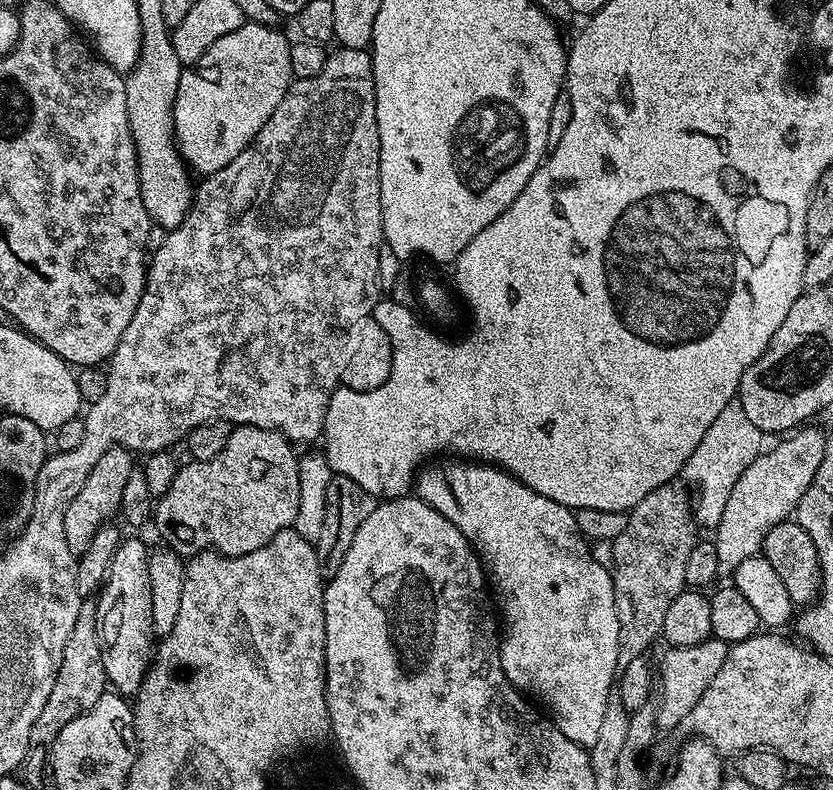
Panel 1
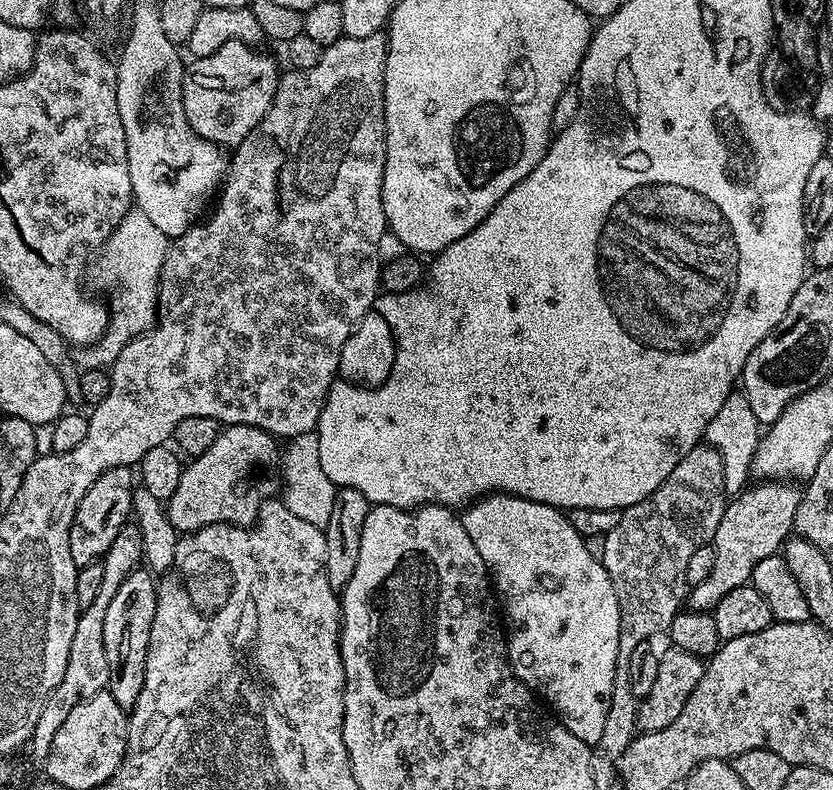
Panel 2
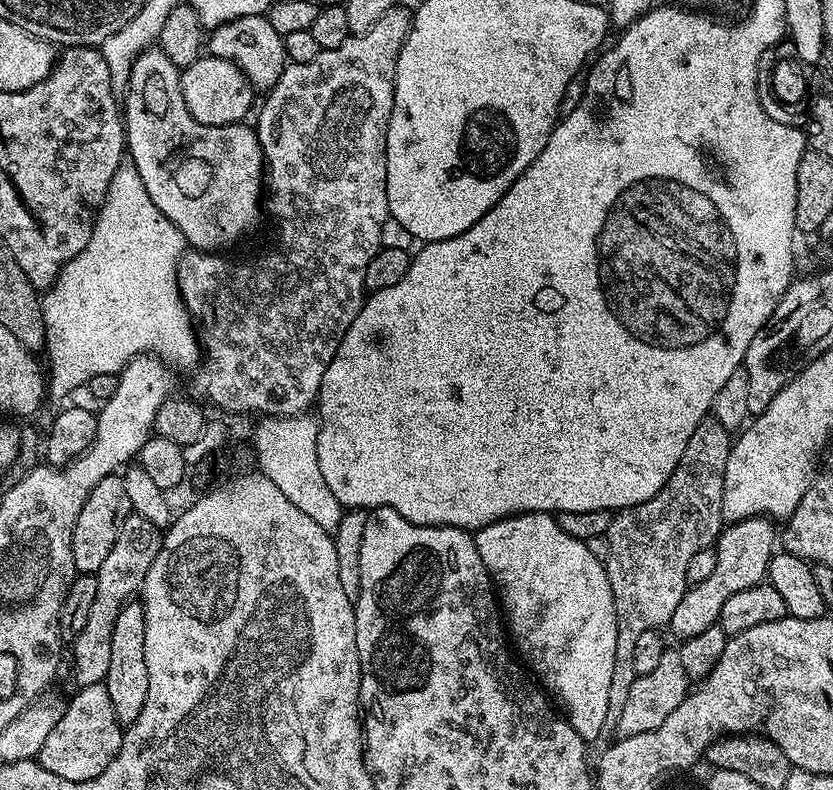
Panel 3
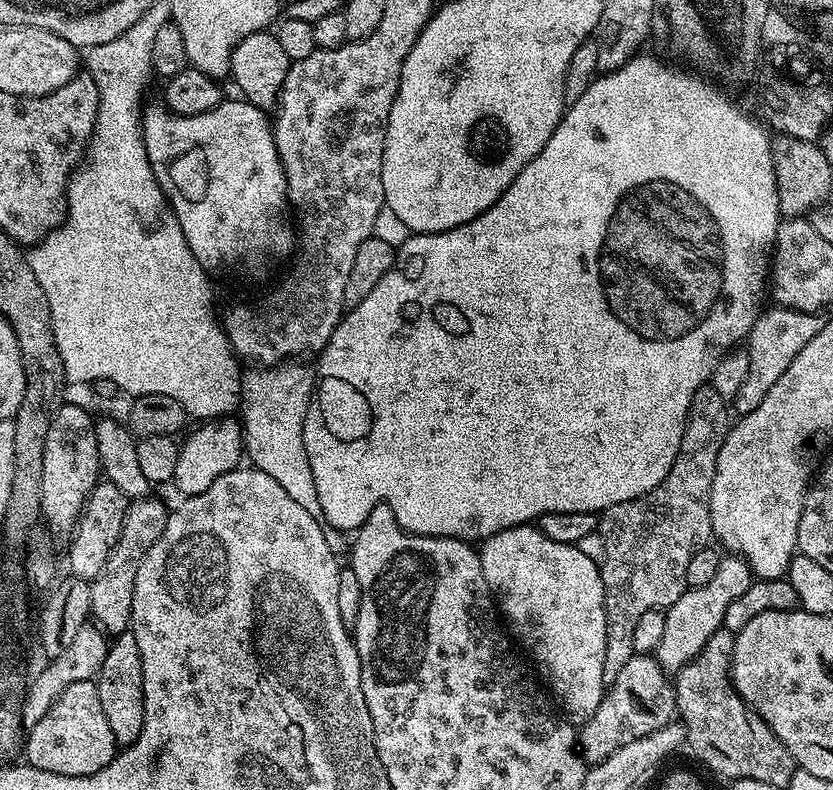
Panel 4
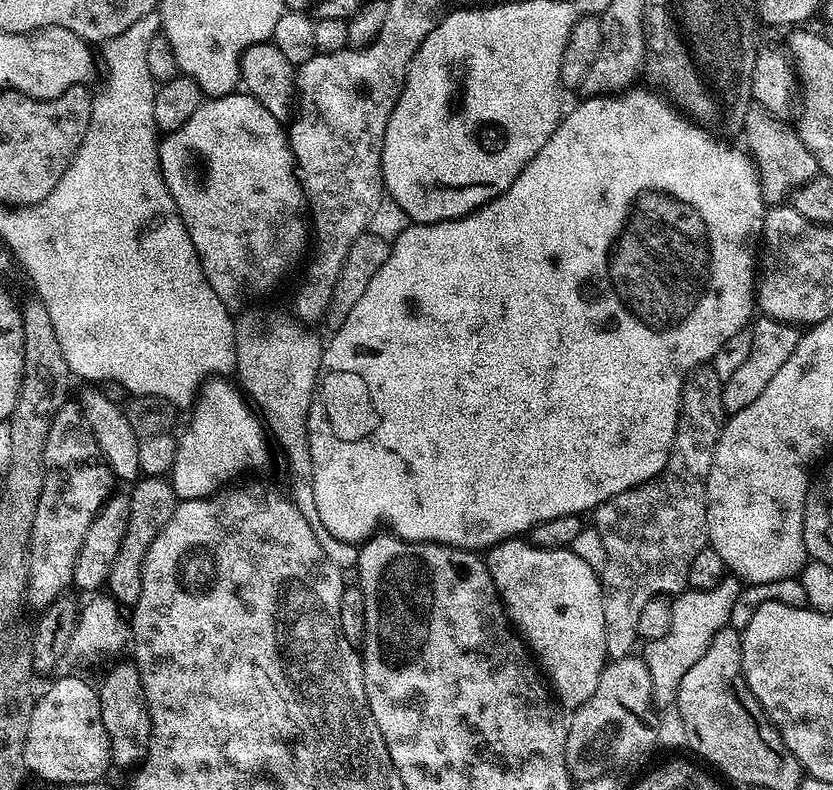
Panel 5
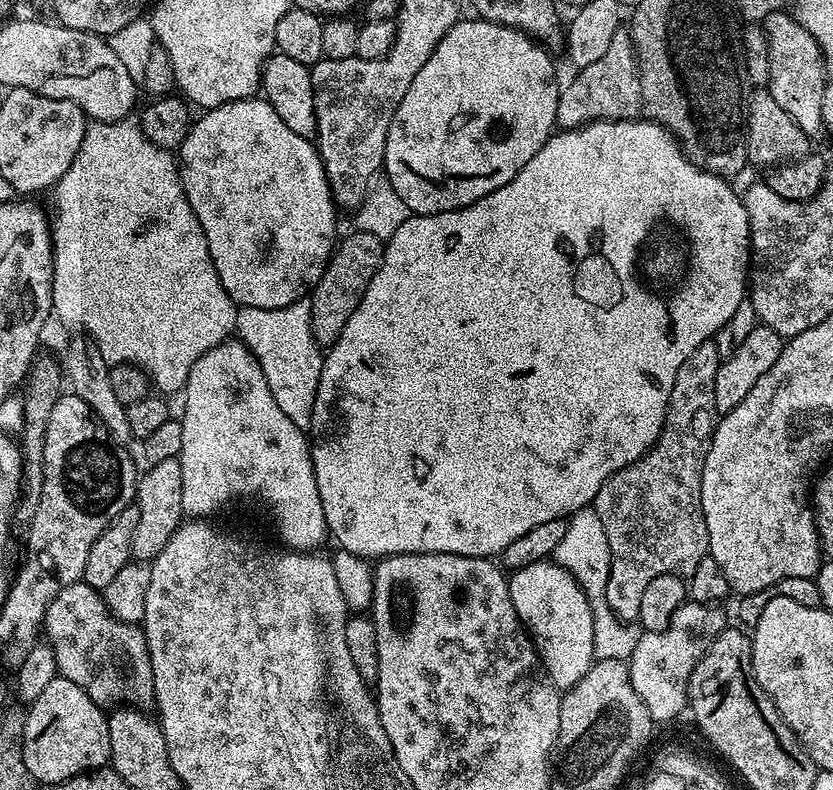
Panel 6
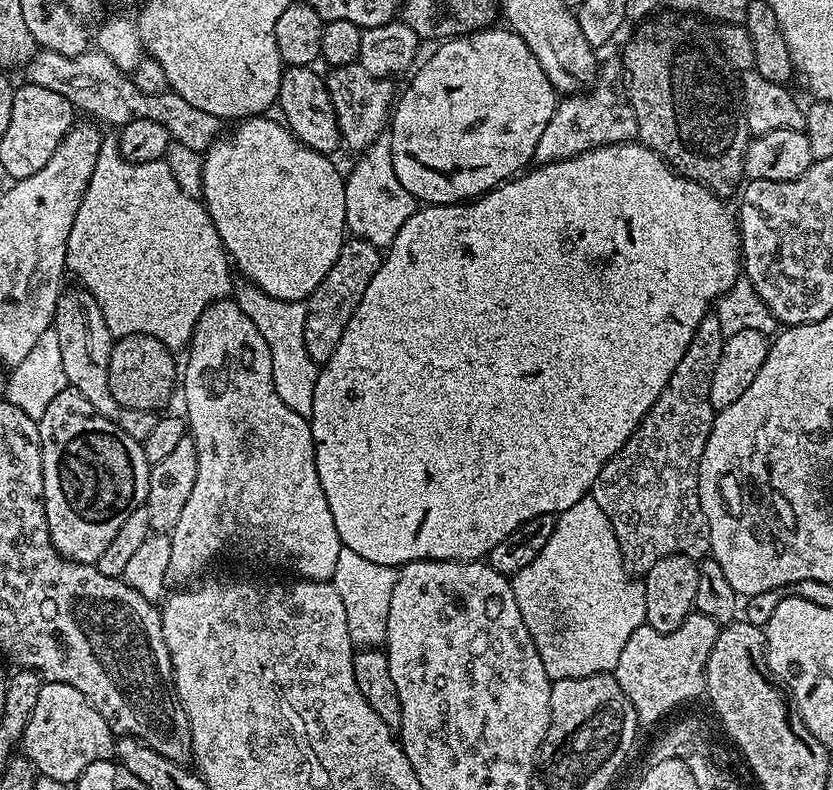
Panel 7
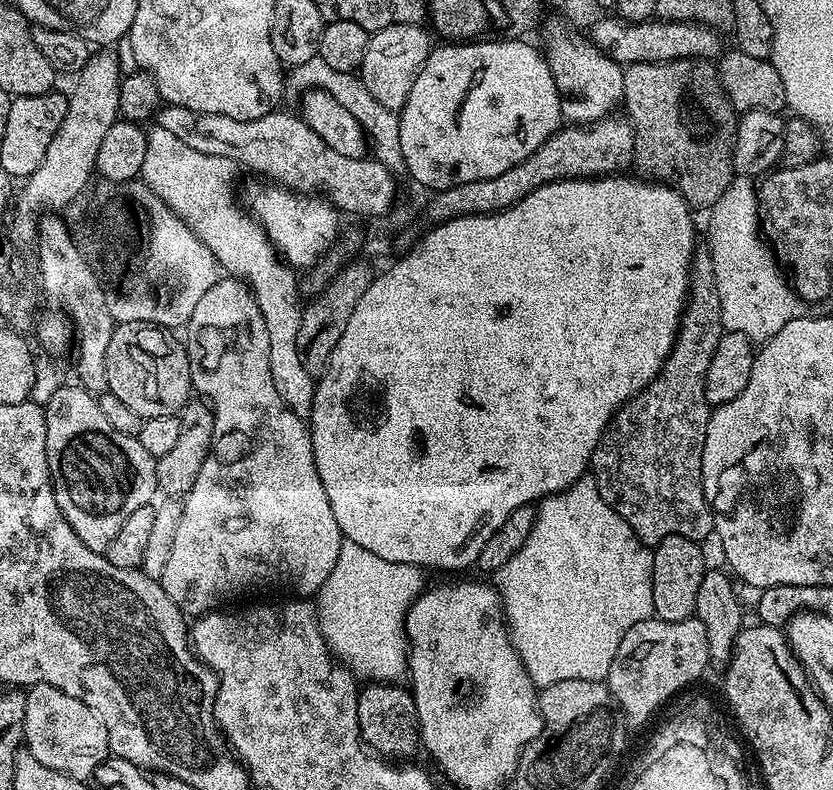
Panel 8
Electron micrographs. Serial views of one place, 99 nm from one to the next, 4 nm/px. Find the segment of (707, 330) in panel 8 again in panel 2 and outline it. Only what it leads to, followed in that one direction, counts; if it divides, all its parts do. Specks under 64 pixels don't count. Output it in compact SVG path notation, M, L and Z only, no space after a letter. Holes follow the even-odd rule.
M701 442L670 470L670 478L654 490L642 502L623 509L620 513L618 526L610 530L610 534L604 537L604 569L610 574L614 594L618 598L618 610L620 611L620 641L618 642L618 662L614 674L614 686L612 687L612 705L606 714L606 727L602 730L602 738L594 746L594 756L597 761L612 760L619 762L626 746L638 734L636 723L638 722L638 710L640 700L630 690L630 658L635 648L642 642L656 638L663 633L672 623L677 612L685 607L686 597L690 591L690 585L686 578L686 565L690 562L694 550L698 550L703 544L711 544L714 534L718 530L718 522L722 522L724 505L730 499L729 493L724 491L724 471L722 460L718 450L714 450L707 442Z

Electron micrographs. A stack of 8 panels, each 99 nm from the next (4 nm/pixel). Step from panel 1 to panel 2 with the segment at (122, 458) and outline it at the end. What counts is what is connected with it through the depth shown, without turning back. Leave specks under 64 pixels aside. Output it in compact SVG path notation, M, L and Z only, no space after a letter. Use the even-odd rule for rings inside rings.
M131 467L111 468L106 470L82 494L82 502L78 502L78 510L74 514L74 522L70 526L70 558L74 558L77 569L103 561L106 550L114 543L114 538L129 523L132 516L132 494L134 491L134 472Z

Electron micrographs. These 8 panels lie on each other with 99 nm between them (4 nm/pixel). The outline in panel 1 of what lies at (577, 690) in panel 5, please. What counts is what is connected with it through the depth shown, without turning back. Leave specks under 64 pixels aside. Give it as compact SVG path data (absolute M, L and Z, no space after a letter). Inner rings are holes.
M456 458L451 461L453 464L436 464L433 468L425 467L417 475L414 481L415 495L421 500L425 500L442 518L454 522L458 530L467 538L469 544L473 545L483 563L486 565L487 575L490 577L490 584L493 589L500 591L498 604L504 607L502 612L502 639L500 641L500 657L502 658L502 670L506 678L514 687L520 689L525 694L537 696L540 700L548 703L547 711L550 719L570 742L591 746L598 739L598 729L602 727L602 717L606 715L606 710L610 703L610 697L614 692L614 681L618 676L618 614L614 610L614 586L612 585L612 574L607 567L604 568L592 557L589 541L578 530L576 525L576 513L573 509L562 506L526 486L517 476L510 472L505 472L503 468L487 462L469 462L464 458Z

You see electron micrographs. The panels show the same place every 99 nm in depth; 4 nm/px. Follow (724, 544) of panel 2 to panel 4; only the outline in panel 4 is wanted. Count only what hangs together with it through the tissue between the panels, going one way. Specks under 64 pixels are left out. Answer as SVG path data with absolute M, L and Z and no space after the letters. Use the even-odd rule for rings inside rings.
M724 554L718 562L718 570L714 573L714 578L706 582L706 586L684 589L682 598L678 598L678 602L674 602L664 612L666 627L662 629L662 642L658 642L654 653L656 661L665 672L669 674L679 672L700 653L702 646L710 642L710 637L719 628L724 627L726 610L730 602L737 600L745 590L750 590L753 579L750 566L742 556Z

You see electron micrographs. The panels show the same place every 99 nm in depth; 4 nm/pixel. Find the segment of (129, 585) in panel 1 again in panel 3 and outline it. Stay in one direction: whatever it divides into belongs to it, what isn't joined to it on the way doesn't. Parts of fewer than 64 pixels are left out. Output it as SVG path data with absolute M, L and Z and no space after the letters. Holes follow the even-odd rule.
M133 598L118 610L118 622L114 622L112 648L110 649L110 670L104 679L114 714L122 726L133 724L146 706L146 610L139 599Z

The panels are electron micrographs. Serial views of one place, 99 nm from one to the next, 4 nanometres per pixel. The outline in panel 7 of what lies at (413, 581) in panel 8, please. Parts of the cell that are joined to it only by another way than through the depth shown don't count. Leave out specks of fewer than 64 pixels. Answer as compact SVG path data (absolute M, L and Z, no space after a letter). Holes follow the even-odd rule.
M342 550L338 554L338 566L334 570L331 583L336 585L342 598L342 606L346 606L346 622L353 645L383 645L386 618L390 610L390 594L394 592L396 573L397 569L378 566L378 562L369 562L367 558L347 550Z

